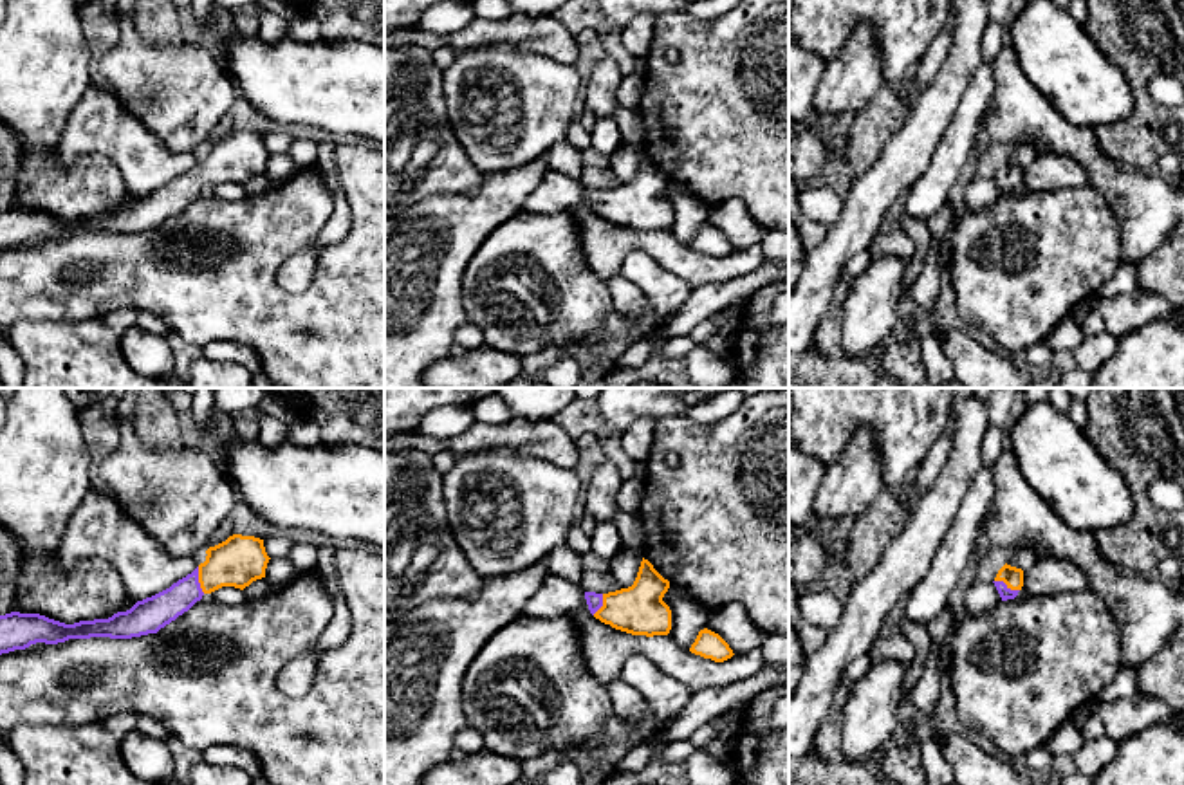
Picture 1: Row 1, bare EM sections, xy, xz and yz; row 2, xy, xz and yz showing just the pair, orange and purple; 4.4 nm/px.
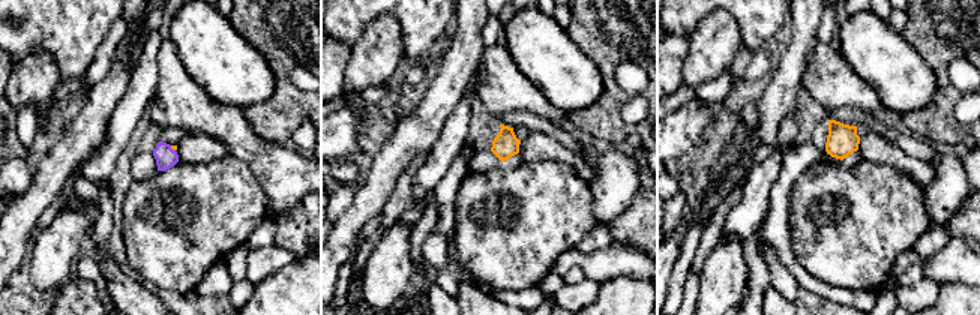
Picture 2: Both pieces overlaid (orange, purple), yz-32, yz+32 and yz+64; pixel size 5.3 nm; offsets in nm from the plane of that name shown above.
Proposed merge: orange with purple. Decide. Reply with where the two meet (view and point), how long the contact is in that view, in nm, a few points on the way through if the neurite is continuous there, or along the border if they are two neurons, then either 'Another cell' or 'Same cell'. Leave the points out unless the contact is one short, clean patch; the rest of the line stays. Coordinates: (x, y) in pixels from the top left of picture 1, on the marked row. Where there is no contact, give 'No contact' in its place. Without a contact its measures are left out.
Touches orange at xy (199, 580). Shared border 120 nm. Path across: xy (240, 560), (199, 580), (177, 600), (154, 612). Same cell

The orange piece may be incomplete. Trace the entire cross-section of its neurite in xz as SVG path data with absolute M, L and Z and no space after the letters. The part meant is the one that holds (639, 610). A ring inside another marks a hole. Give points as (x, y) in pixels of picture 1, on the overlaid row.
M643 558L632 586L608 594L585 592L590 614L605 624L632 635L668 635L671 610L662 601L670 588L653 565Z

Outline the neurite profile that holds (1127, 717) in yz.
M1137 693L1112 704L1101 704L1097 716L1103 722L1105 736L1117 743L1157 724L1175 724L1180 711L1159 698Z

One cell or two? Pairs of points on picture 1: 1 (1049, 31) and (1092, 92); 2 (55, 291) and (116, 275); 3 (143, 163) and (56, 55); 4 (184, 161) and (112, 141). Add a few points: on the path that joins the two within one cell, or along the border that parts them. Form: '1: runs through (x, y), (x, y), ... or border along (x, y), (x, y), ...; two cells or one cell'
1: runs through (1056, 46), (1087, 78); one cell
2: runs through (69, 286), (78, 284), (87, 275), (101, 275); one cell
3: border along (91, 83), (64, 127); two cells
4: runs through (166, 161), (145, 161), (130, 147); one cell

